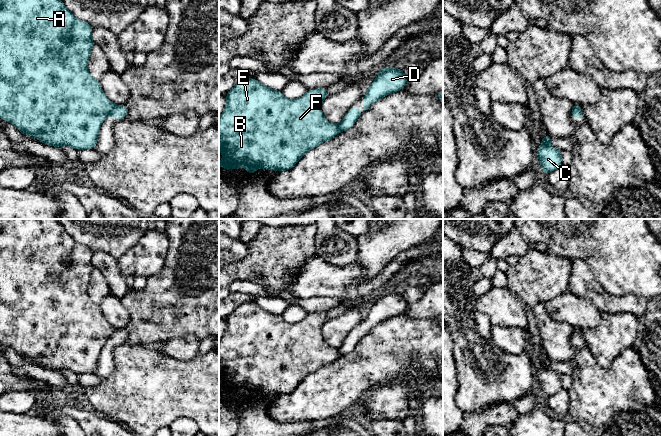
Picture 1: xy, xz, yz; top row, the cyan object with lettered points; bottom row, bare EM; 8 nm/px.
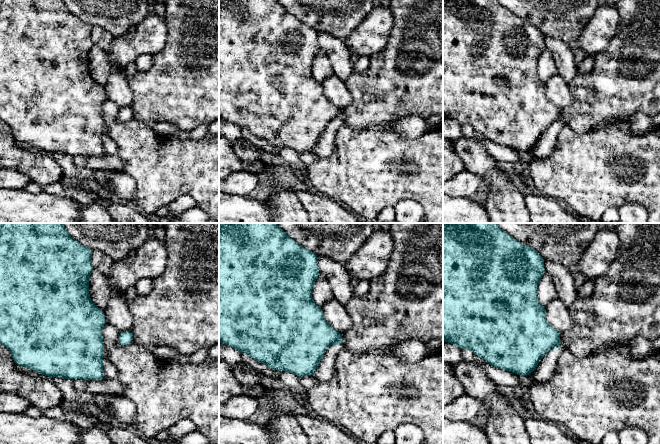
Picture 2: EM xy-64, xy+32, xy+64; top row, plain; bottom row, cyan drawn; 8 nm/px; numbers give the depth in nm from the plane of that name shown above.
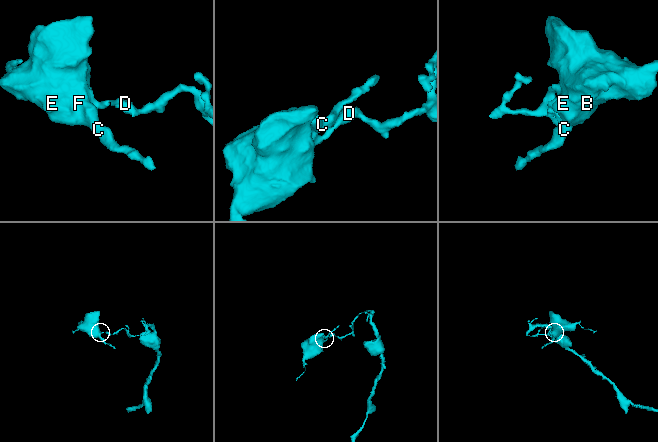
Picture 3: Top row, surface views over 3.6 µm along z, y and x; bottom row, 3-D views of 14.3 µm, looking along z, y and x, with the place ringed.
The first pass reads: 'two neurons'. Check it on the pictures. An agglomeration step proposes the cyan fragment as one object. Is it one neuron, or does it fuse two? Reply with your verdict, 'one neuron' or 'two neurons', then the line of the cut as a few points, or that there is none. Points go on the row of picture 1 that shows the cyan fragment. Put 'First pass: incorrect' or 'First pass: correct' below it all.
two neurons; cut xy (115, 105), (108, 114)
First pass: correct

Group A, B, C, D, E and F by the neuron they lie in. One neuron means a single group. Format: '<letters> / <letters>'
A B C E F / D

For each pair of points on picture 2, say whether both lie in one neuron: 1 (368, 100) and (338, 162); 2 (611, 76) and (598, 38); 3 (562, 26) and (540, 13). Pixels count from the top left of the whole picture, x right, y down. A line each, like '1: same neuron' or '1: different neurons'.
1: different neurons
2: different neurons
3: same neuron

